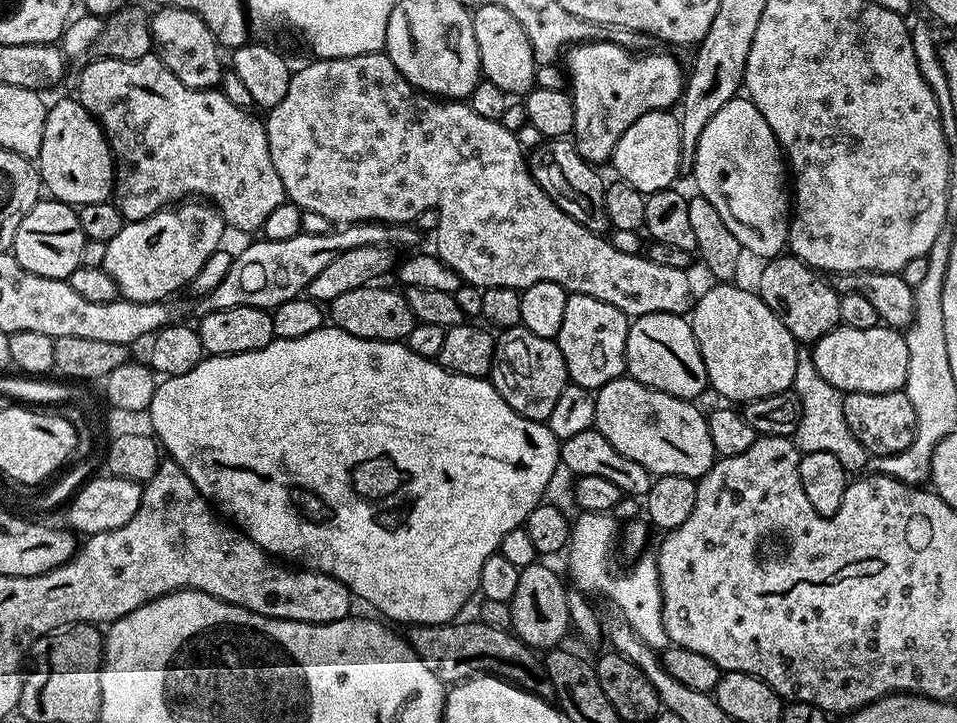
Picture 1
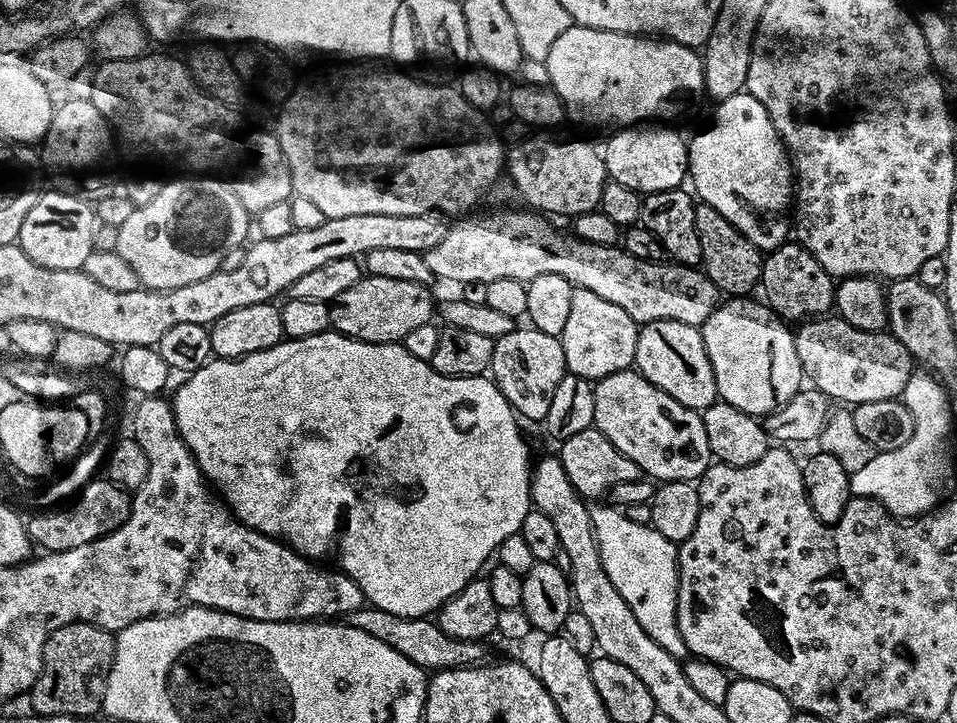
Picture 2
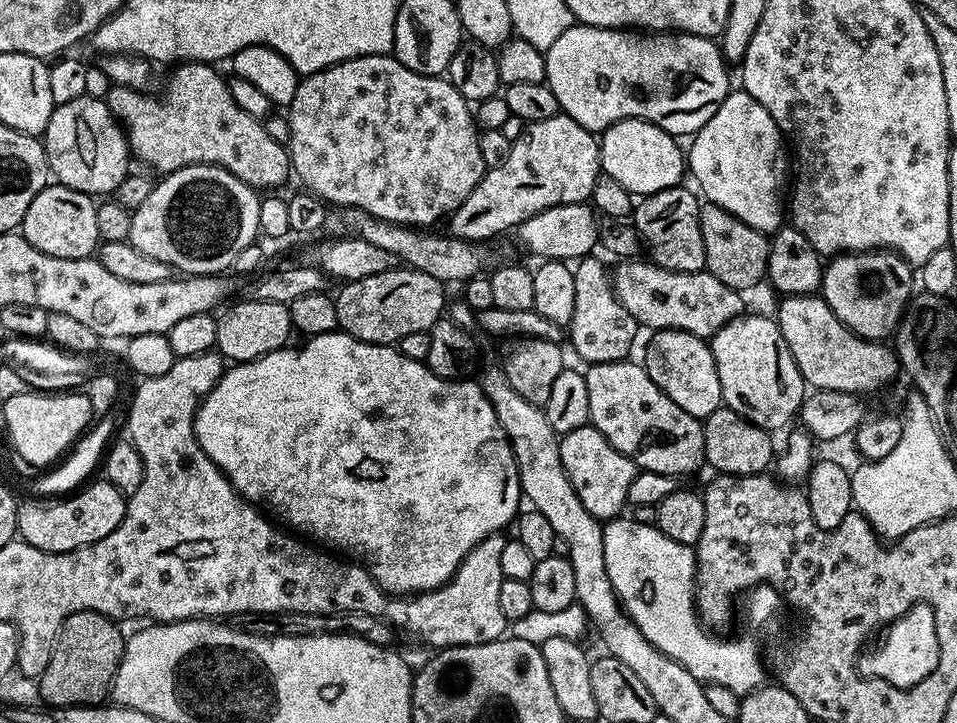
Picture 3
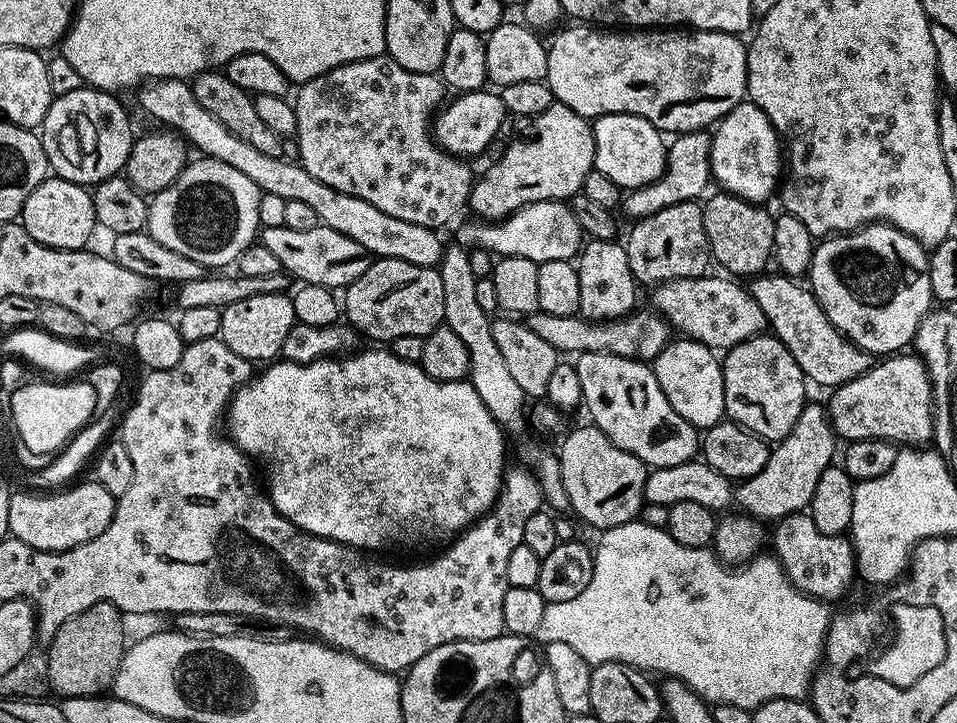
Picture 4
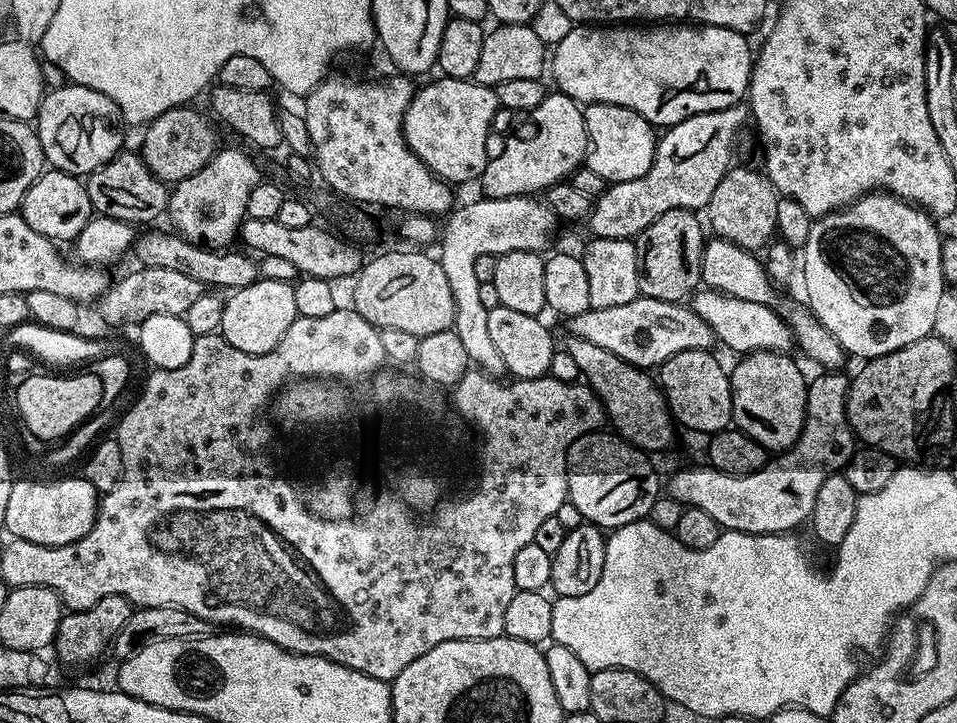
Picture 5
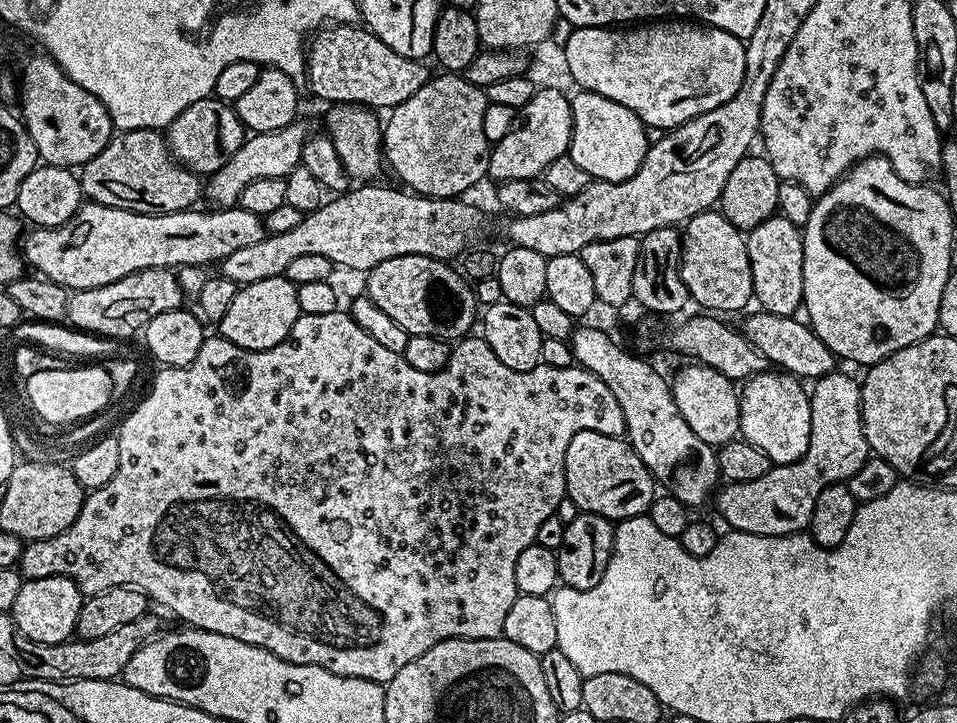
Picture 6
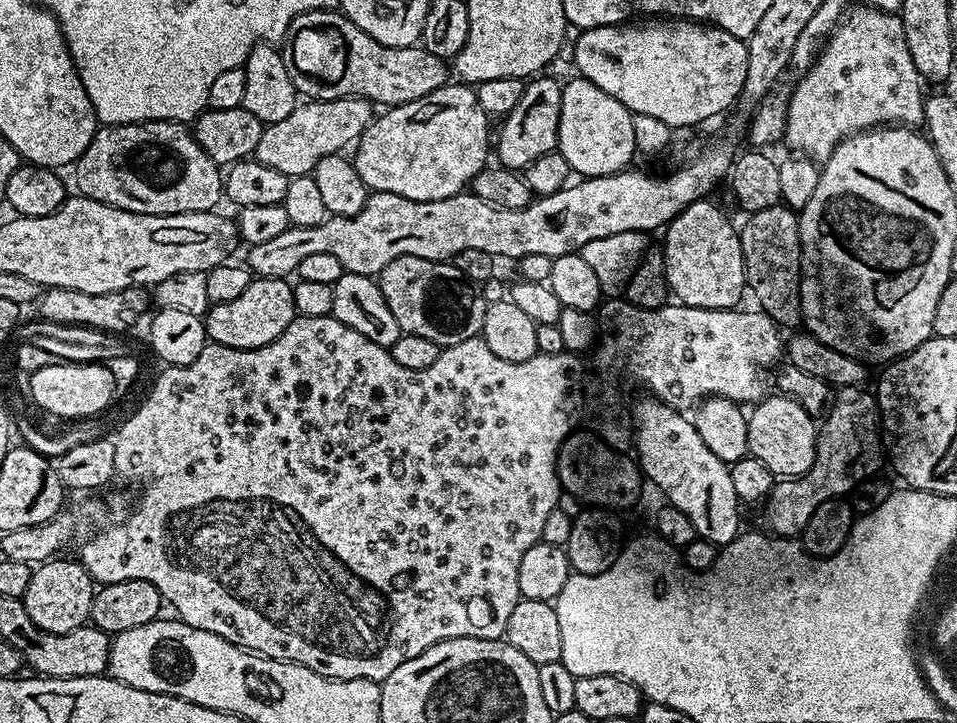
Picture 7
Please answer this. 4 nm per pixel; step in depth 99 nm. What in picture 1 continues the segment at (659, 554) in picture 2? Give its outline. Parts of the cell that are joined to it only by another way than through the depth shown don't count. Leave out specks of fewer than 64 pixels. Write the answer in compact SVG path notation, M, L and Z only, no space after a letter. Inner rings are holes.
M580 512L572 524L572 535L568 541L568 572L576 583L575 591L580 594L591 594L593 597L604 595L616 603L619 615L653 650L669 647L670 641L664 623L660 617L662 594L660 593L660 575L655 555L644 554L635 561L629 572L620 572L617 576L608 573L608 551L612 548L612 535L617 535L618 524L606 512Z

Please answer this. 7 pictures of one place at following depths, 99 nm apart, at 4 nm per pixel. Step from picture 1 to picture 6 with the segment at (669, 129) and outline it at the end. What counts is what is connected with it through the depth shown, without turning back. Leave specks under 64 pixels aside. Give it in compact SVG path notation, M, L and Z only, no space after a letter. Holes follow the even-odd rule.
M583 90L577 91L571 101L572 141L568 155L586 170L592 180L622 182L633 176L642 166L650 147L646 126L636 117L634 110L626 110L626 106L618 106L618 102L602 98L602 94Z

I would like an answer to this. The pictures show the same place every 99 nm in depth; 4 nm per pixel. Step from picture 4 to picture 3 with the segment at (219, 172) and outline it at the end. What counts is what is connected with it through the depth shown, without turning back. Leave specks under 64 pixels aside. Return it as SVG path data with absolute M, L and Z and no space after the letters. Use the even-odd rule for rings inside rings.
M186 164L183 168L171 169L167 175L165 180L157 179L153 183L146 202L132 212L128 240L135 248L142 250L142 254L158 258L158 262L166 262L180 274L214 276L227 273L238 254L250 246L260 232L258 210L261 197L257 189L217 164Z

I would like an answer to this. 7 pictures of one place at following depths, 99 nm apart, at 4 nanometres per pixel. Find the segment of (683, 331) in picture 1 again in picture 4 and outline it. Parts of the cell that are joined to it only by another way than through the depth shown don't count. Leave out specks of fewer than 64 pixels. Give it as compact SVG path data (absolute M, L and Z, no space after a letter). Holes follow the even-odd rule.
M687 338L673 339L651 361L650 367L666 394L666 402L686 418L697 430L714 426L725 419L724 410L724 369L717 353L696 340Z

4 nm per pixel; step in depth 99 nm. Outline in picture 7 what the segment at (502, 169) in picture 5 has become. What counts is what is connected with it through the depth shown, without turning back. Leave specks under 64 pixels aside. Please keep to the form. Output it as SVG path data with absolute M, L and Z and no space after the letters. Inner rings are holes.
M540 74L529 79L524 85L522 98L518 98L518 106L503 117L500 141L494 144L495 155L496 152L500 155L499 163L505 168L523 170L534 158L542 158L542 154L553 151L557 147L561 106L562 84L556 76Z

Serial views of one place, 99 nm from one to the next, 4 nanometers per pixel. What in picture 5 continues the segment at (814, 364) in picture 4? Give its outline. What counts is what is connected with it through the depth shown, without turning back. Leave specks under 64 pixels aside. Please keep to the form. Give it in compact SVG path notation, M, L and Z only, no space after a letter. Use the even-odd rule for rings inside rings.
M712 238L704 245L702 262L700 263L700 279L709 289L725 292L734 298L743 298L746 302L762 302L766 306L775 308L777 314L792 327L792 338L797 349L801 348L810 359L824 370L836 370L840 363L846 360L844 347L818 322L818 318L808 311L803 303L791 304L788 300L776 301L777 285L768 276L765 265L759 255L747 252L729 240Z

